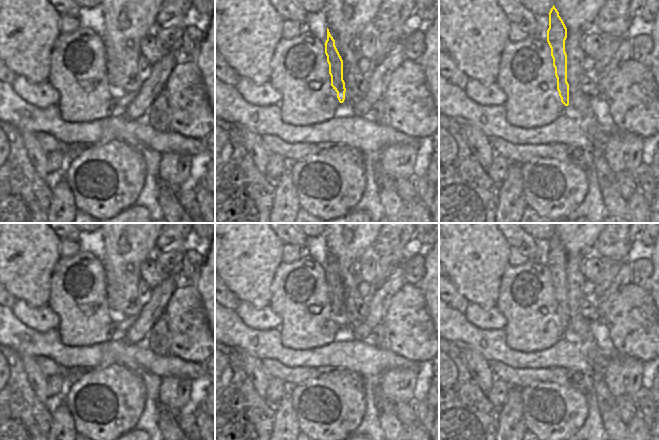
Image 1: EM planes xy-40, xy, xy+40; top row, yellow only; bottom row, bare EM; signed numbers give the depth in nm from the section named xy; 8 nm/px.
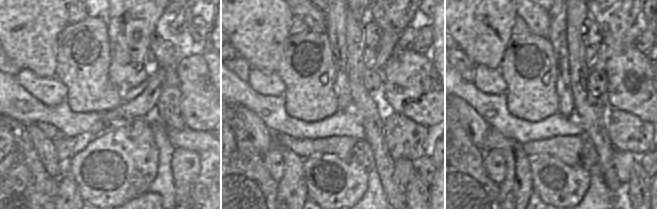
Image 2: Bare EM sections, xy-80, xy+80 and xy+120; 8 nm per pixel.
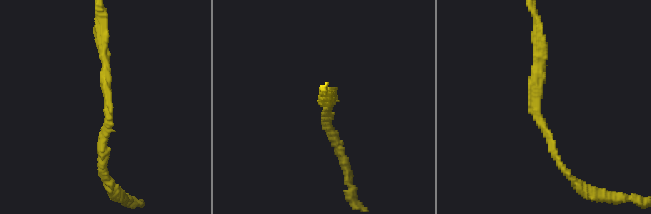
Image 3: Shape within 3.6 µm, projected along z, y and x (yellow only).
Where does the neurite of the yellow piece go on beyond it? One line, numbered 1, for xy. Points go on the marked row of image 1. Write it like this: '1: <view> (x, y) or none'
1: none

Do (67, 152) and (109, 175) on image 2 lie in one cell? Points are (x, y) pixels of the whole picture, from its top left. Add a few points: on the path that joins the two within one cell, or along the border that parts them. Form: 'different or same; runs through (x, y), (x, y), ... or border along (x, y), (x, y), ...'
different; border along (74, 154), (64, 164)

